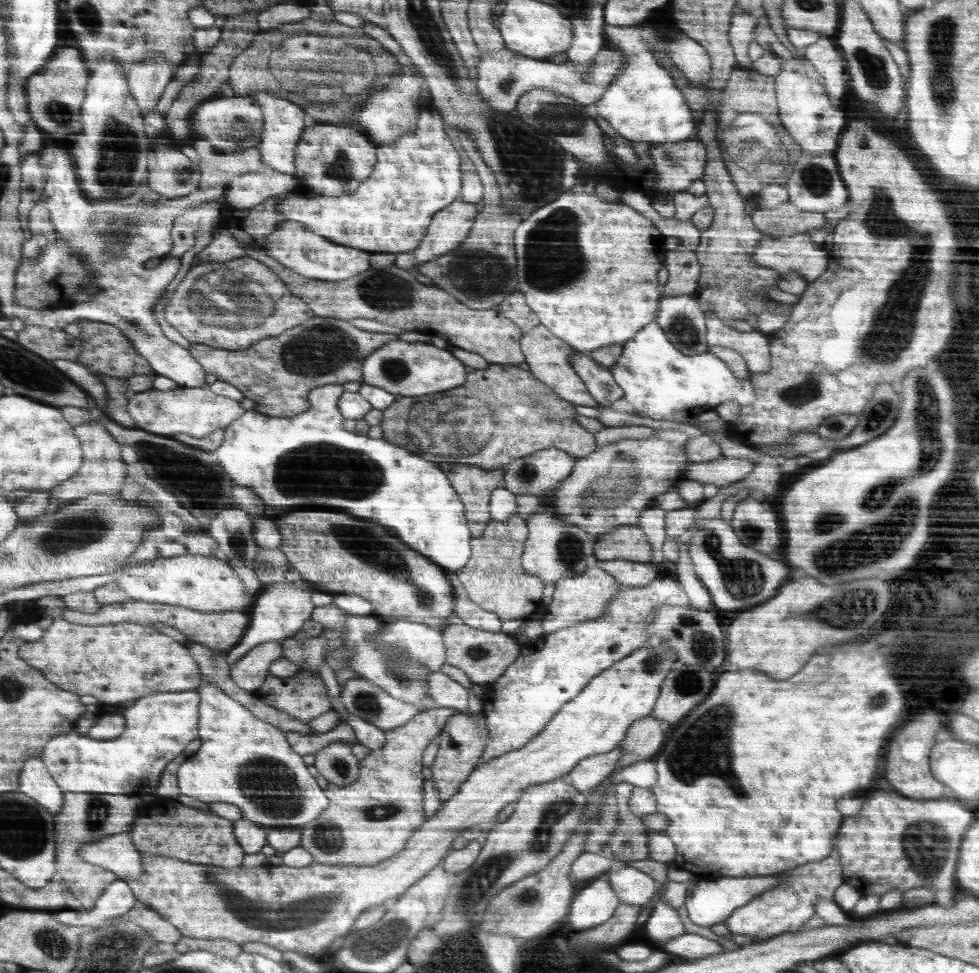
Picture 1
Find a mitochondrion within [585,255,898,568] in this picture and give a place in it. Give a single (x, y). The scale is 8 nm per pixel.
(809, 387)

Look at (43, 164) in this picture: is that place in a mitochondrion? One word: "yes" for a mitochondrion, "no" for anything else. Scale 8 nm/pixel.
no

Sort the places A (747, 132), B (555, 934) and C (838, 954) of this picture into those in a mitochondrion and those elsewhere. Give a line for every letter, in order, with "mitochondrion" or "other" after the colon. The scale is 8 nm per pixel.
A: mitochondrion
B: other
C: other

